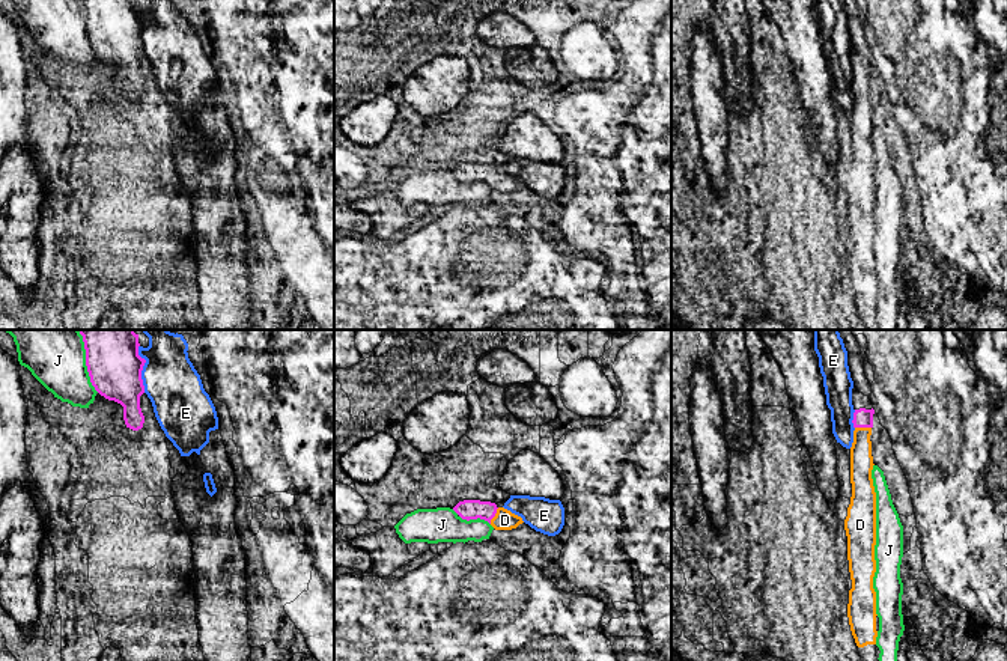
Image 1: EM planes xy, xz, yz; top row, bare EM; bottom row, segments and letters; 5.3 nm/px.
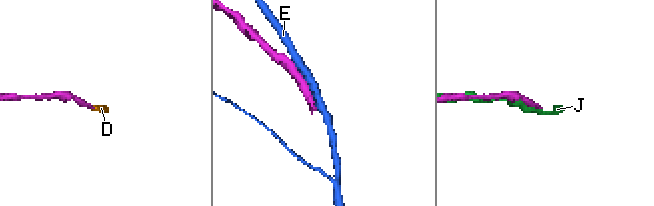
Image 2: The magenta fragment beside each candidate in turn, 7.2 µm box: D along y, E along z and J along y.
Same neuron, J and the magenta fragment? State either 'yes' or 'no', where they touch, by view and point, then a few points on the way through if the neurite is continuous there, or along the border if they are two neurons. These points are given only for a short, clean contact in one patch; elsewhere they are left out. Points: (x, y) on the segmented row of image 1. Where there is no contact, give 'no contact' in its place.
no; meets magenta in xy at (86, 362)

